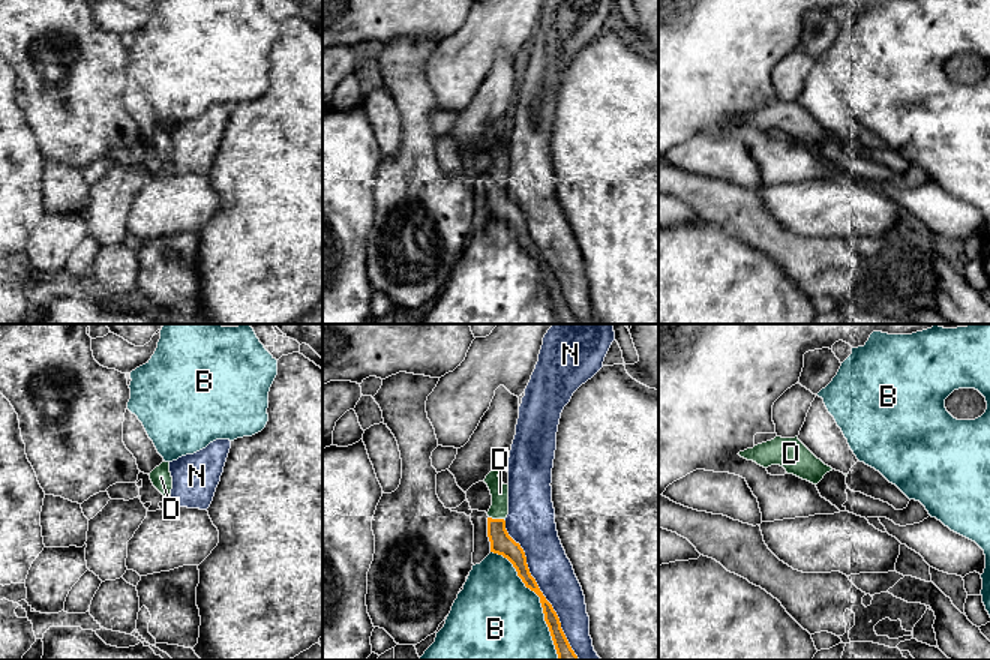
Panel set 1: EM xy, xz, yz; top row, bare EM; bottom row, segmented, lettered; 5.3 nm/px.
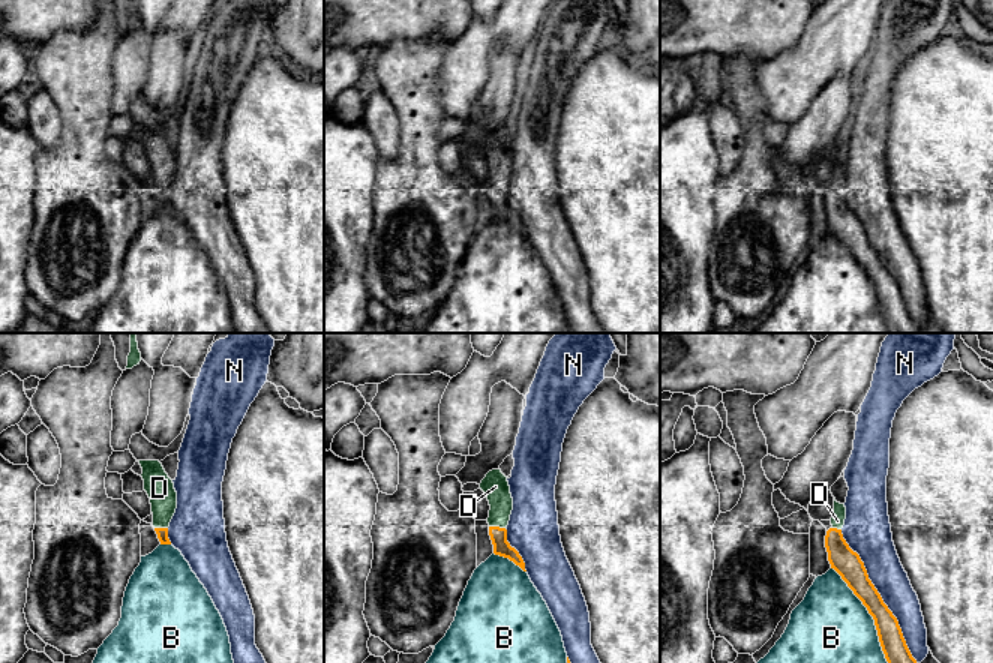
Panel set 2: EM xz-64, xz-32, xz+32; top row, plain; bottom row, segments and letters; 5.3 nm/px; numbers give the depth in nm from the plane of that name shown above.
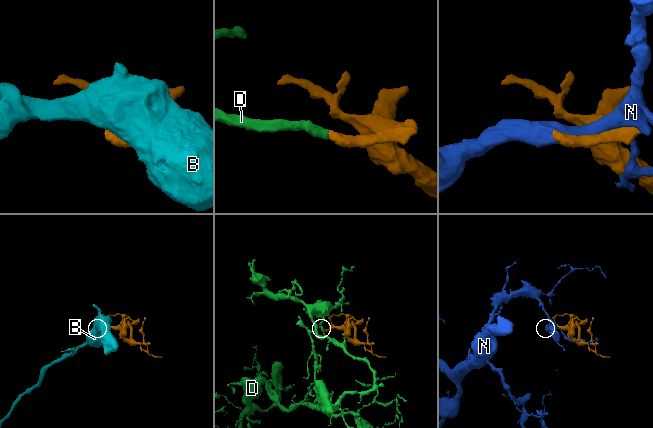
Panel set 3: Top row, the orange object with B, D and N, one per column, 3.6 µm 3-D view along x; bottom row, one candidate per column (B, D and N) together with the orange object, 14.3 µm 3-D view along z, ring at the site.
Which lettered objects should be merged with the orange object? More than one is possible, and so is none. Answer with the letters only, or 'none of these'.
D

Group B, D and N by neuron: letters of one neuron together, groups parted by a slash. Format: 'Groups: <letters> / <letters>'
Groups: B / D / N

